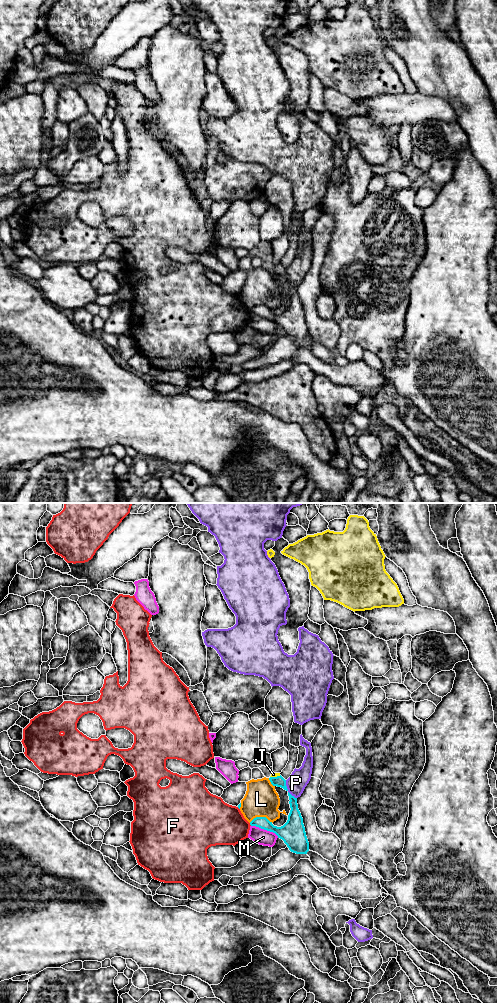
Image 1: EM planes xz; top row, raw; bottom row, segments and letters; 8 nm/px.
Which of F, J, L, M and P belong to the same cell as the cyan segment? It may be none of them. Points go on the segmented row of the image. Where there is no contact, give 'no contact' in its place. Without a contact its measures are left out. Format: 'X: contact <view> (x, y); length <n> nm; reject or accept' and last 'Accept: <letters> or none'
F: contact xz (250, 824); length 30 nm; reject
J: contact xz (275, 777); length 90 nm; reject
L: contact xz (261, 817); length 190 nm; reject
M: contact xz (265, 829); length 240 nm; reject
P: contact xz (287, 790); length 180 nm; reject
Accept: none

